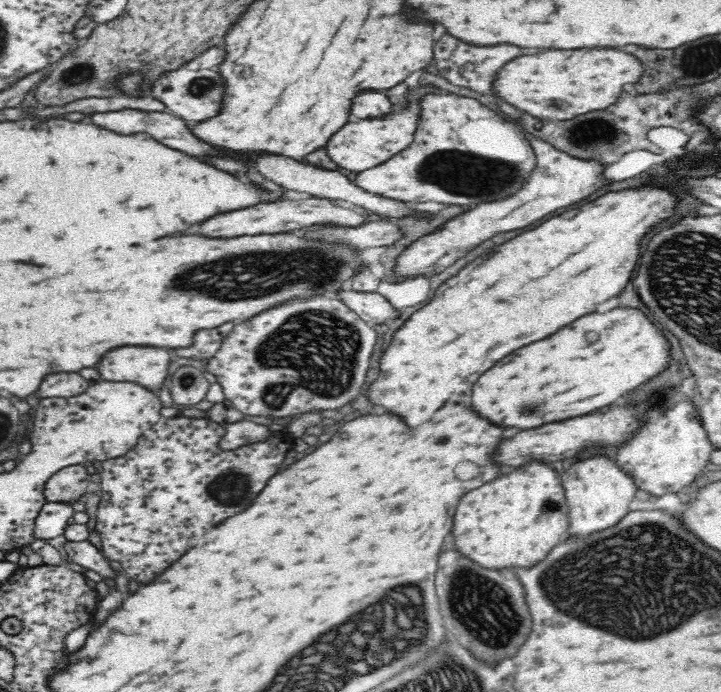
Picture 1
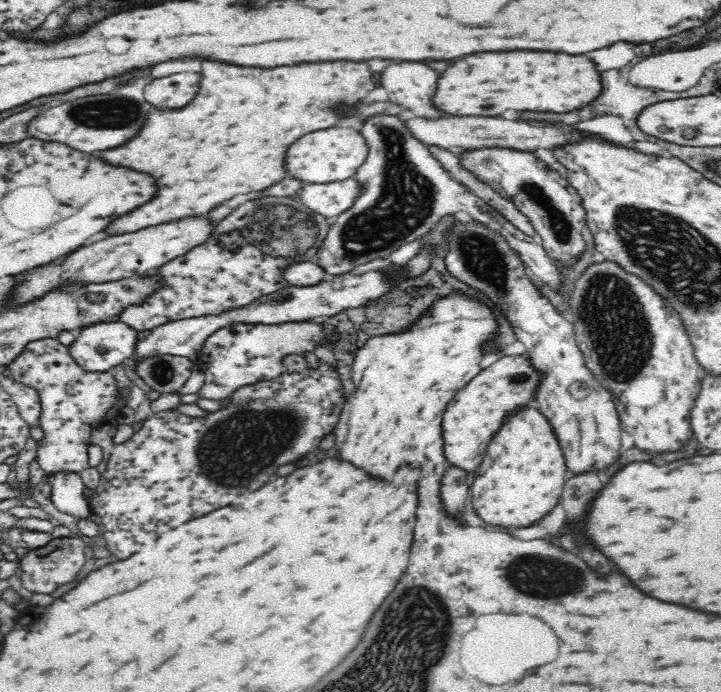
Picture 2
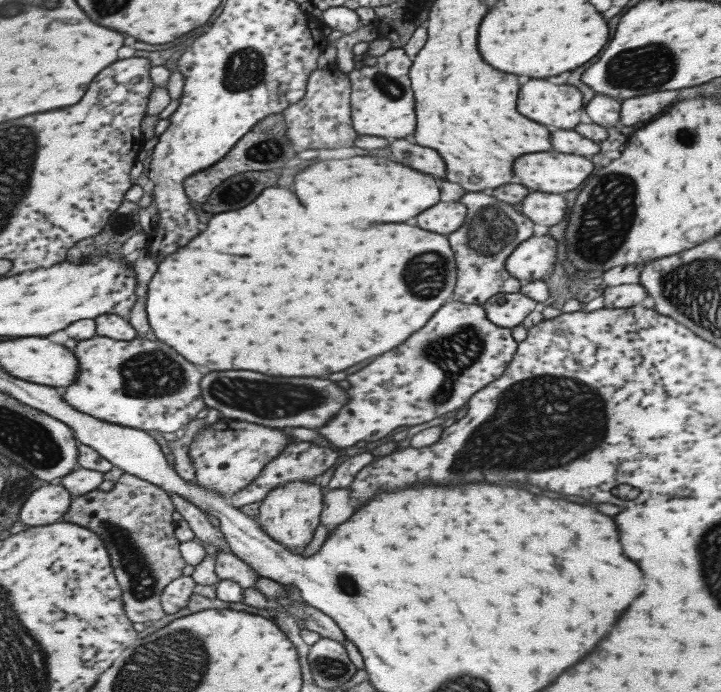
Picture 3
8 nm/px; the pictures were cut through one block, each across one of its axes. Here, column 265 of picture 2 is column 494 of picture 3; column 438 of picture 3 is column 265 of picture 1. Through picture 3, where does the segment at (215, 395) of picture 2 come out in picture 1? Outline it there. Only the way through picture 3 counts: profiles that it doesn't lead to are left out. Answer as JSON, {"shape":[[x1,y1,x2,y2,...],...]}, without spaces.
{"shape":[[312,298,312,300,306,300,306,302,290,302,288,306,280,306,280,308,274,308,274,310,268,310,266,314,260,314,258,318,254,318,254,322,242,322,238,324,230,336,226,338,222,350,212,358,212,360,206,360,208,362,208,372,214,374,218,378,218,382,224,386,224,394,226,394,226,406,228,408,234,408,242,414,250,414,250,416,272,416,272,418,286,418,286,416,300,416,300,414,306,414,306,412,326,412,326,410,338,410,342,406,346,406,348,402,356,400,364,388,364,382,366,382,366,374,368,370,372,368,372,356,374,356,374,348,376,348,376,342,378,342,378,334,366,324,360,320,360,316,342,300,330,300,330,298]]}

